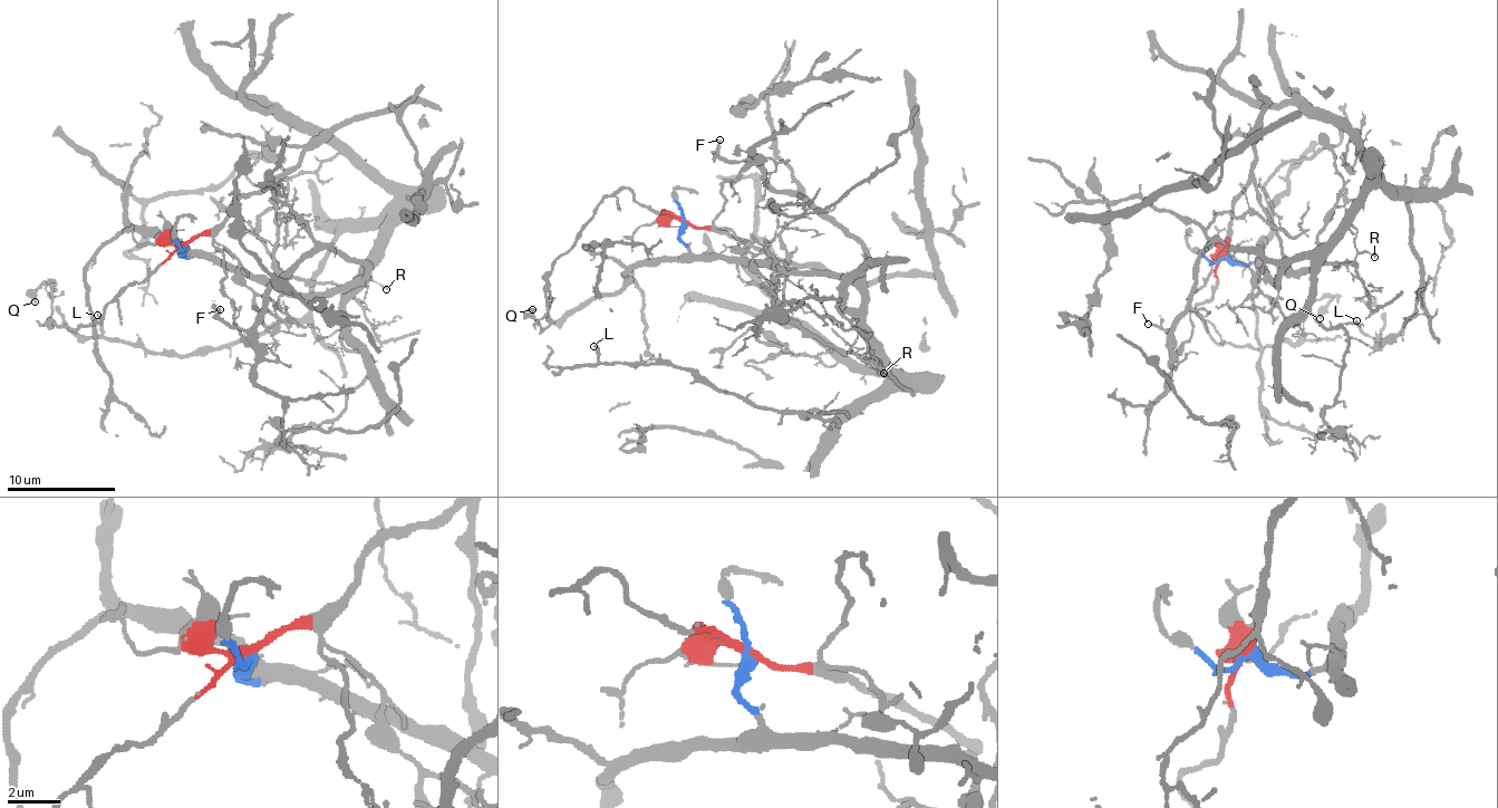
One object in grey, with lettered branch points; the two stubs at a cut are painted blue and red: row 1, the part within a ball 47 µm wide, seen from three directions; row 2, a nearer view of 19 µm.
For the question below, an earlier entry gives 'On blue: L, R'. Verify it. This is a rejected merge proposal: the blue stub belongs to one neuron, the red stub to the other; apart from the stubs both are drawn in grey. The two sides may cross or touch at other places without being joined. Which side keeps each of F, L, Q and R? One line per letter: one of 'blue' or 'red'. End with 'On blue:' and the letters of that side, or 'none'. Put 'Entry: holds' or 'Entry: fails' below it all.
F: blue
L: blue
Q: red
R: red
On blue: F, L
Entry: fails

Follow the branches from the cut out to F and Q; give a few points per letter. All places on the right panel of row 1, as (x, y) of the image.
F: (1224, 256), (1243, 263), (1258, 259), (1278, 282), (1277, 263), (1216, 243), (1200, 260), (1171, 339), (1148, 324)
Q: (1224, 256), (1214, 295), (1196, 308), (1218, 344), (1294, 344), (1305, 306), (1335, 296), (1318, 319)

